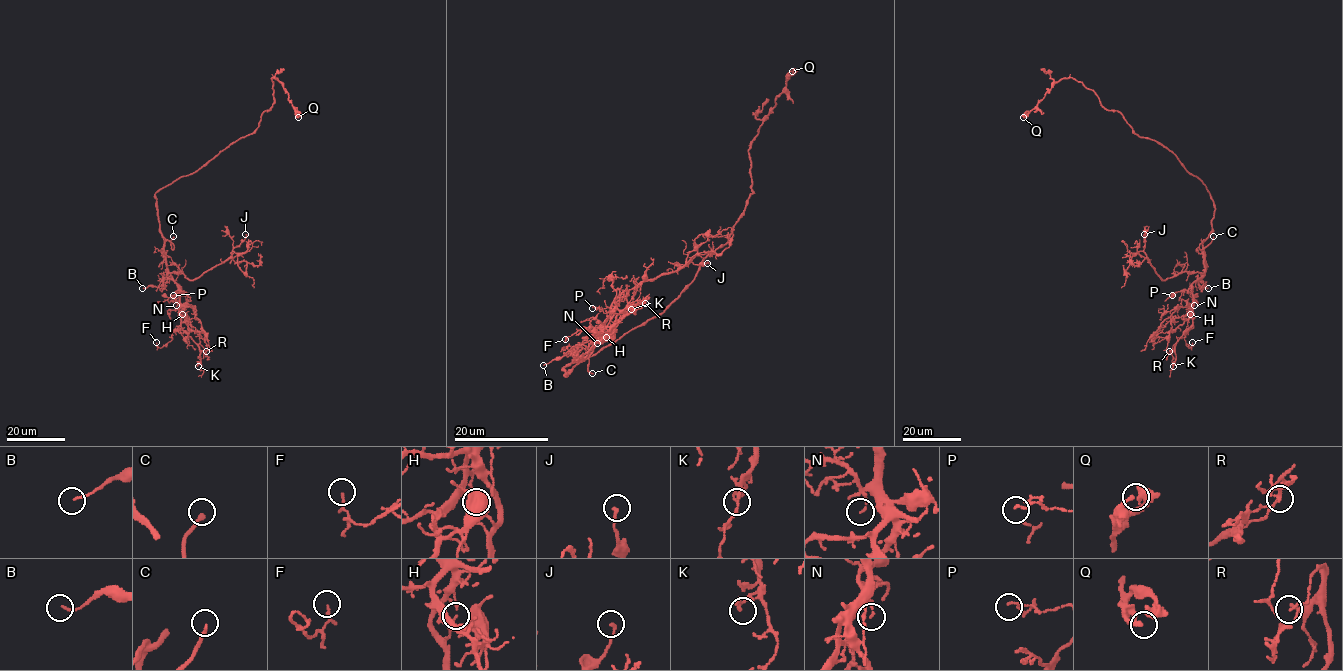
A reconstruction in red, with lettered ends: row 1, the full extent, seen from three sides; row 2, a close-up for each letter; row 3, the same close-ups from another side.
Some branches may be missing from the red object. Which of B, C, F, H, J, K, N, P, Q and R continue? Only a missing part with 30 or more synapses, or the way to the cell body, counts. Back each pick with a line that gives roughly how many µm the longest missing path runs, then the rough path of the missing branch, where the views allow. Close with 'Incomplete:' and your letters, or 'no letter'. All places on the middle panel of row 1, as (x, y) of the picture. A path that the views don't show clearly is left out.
C: Missing length about 4 µm
Incomplete: C

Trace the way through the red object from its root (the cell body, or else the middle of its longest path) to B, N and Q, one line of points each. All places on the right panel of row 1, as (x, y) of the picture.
B: (1198, 178), (1210, 194), (1215, 208), (1212, 232), (1203, 243), (1203, 276), (1198, 280), (1200, 286), (1208, 288)
N: (1198, 178), (1210, 194), (1215, 212), (1212, 232), (1203, 243), (1203, 275), (1192, 285), (1194, 305)
Q: (1198, 178), (1165, 147), (1137, 135), (1119, 112), (1106, 109), (1092, 90), (1071, 77), (1057, 81), (1023, 117)

